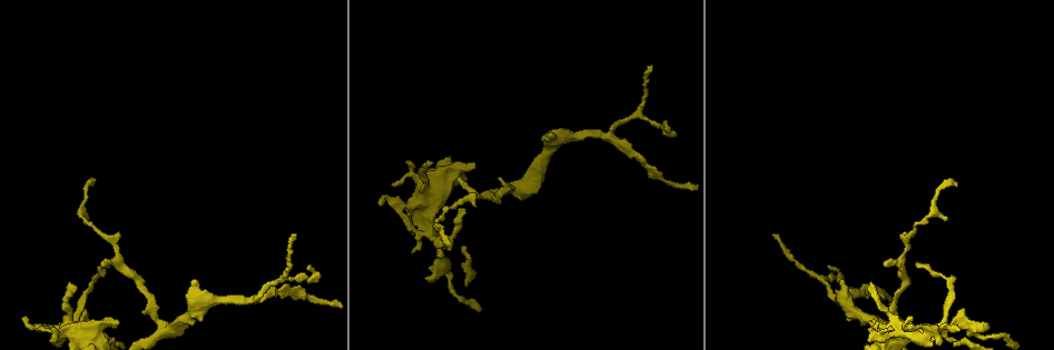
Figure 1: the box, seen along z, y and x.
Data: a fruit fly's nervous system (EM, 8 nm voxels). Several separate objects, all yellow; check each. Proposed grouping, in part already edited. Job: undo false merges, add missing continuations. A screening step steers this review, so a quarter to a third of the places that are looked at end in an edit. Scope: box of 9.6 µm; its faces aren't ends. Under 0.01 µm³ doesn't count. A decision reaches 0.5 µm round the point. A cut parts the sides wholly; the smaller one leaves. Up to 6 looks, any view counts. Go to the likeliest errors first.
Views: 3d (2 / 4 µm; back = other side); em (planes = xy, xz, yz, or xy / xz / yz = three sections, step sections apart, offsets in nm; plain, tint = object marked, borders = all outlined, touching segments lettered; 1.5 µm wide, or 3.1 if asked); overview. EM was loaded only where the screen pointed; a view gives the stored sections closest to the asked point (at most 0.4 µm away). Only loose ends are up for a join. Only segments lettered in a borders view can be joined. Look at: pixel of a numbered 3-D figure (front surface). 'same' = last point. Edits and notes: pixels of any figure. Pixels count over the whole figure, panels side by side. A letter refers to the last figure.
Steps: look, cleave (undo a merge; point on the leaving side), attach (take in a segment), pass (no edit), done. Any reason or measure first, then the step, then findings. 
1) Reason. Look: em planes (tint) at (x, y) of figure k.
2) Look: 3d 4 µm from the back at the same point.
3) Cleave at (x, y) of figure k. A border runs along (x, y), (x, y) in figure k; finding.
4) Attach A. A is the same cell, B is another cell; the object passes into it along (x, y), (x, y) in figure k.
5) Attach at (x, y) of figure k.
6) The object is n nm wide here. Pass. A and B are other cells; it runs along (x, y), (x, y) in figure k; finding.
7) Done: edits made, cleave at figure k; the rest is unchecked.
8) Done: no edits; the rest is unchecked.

Thin end. Look: 3d 2 µm from the back at (413, 251) of figure 1.

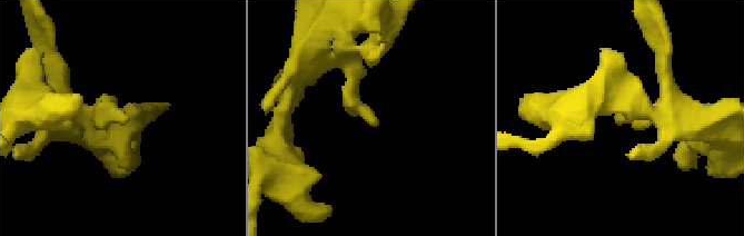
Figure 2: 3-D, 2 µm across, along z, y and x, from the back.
Look: em planes (borders) at (617, 122) of figure 2.

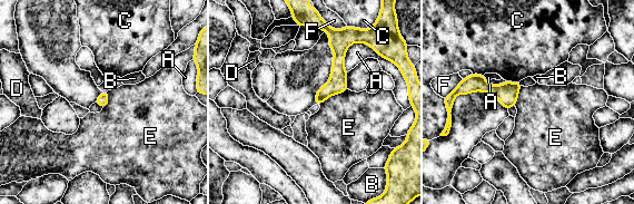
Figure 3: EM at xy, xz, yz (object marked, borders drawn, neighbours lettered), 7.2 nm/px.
The longest contact is with E, 240 nm. Pass. A, B, C, D, E and F are other cells; no lettered segment goes on from it.

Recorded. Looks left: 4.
Free end. Look: 3d 4 µm at (292, 233) of figure 1.

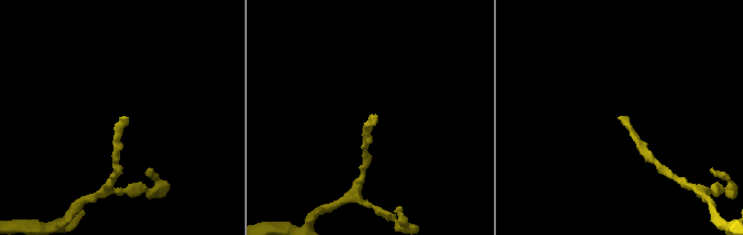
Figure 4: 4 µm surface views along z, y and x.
Now the EM. Look: em planes (borders) at (372, 116) of figure 4.

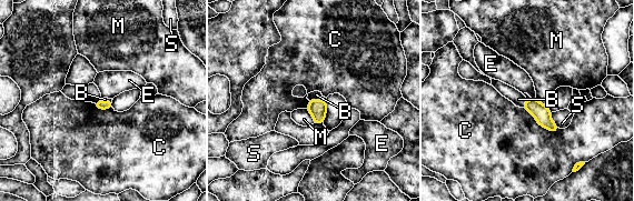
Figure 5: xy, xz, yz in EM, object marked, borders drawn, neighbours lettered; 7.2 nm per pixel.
The longest contact is with C, 320 nm. Attach at (316, 94) of figure 5. B is the same cell, C, E, M and S are other cells; the object passes into it along (317, 108), (316, 100), (316, 94) in figure 5; it goes on there.

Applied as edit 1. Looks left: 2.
Done: edits made, attach at figure 5; the rest is unchecked.

